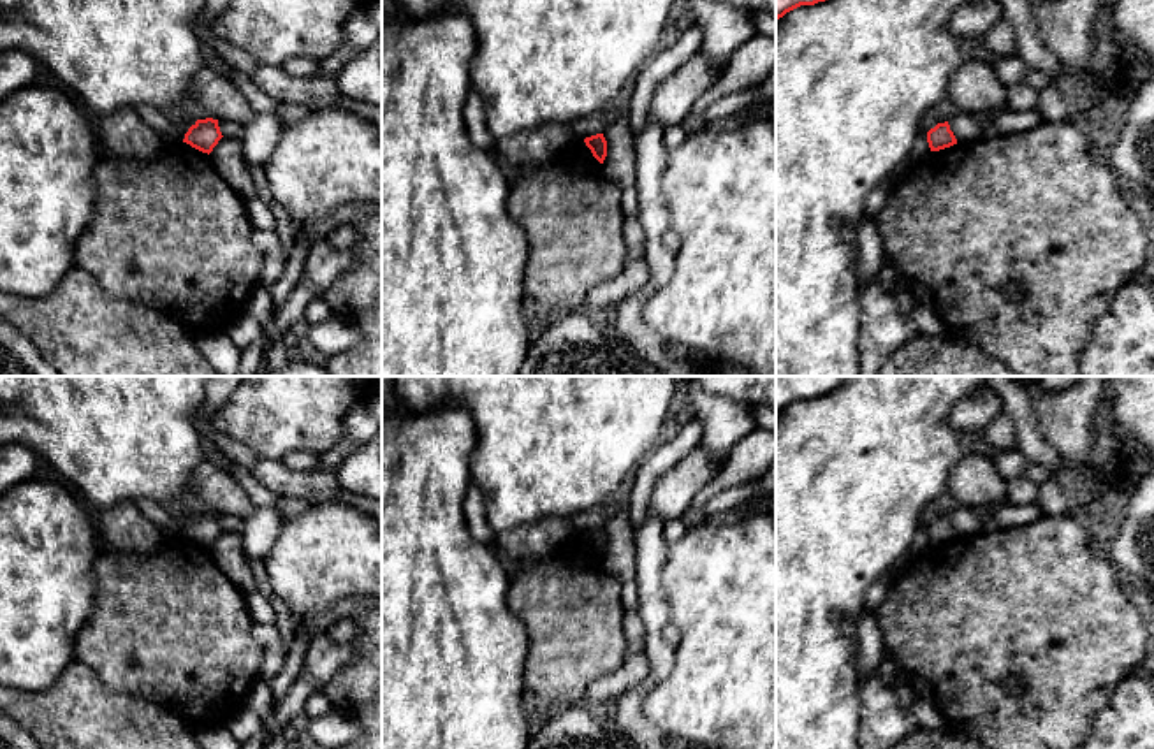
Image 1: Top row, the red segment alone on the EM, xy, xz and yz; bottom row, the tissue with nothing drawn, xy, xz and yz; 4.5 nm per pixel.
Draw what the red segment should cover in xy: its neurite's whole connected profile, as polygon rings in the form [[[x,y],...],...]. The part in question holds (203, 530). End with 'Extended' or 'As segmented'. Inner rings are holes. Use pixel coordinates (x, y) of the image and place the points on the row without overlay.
[[[206,512],[206,513],[197,513],[188,522],[183,536],[209,549],[222,531],[223,529],[220,526],[218,513]]]. As segmented

